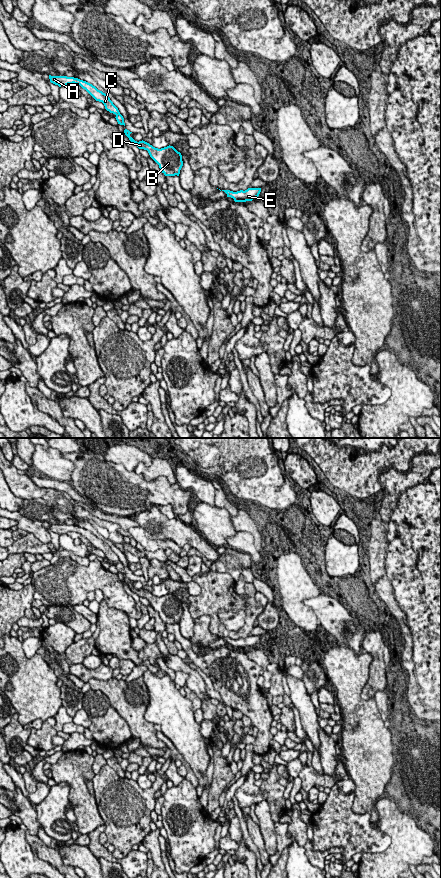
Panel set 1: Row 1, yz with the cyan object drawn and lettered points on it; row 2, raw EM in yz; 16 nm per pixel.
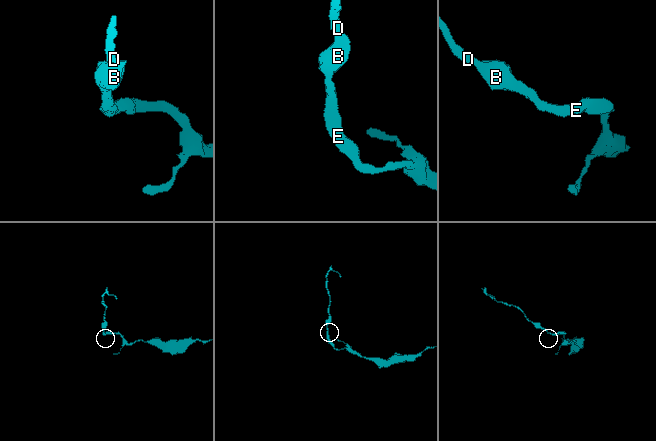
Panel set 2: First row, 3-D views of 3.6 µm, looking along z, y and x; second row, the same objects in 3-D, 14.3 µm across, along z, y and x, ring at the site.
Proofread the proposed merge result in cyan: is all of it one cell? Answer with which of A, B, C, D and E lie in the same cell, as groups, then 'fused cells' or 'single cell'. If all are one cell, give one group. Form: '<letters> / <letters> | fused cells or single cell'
A B C D E | single cell

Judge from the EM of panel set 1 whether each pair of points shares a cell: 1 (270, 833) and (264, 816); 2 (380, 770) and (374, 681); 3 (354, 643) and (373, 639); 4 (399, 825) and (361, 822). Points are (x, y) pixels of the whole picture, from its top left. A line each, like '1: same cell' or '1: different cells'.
1: same cell
2: different cells
3: different cells
4: different cells

